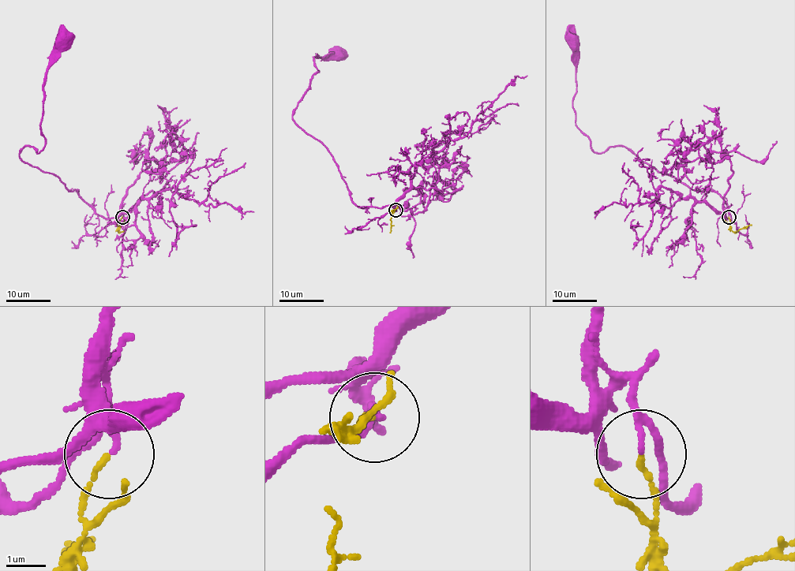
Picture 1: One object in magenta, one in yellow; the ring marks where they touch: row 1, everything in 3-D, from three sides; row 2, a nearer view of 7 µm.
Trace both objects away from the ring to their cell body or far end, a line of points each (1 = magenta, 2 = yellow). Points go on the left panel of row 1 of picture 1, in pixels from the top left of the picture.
1: (122, 217), (120, 209), (101, 217), (57, 176), (19, 157), (25, 146), (43, 148), (44, 73), (63, 40)
2: (122, 217), (119, 222), (118, 233), (117, 225)

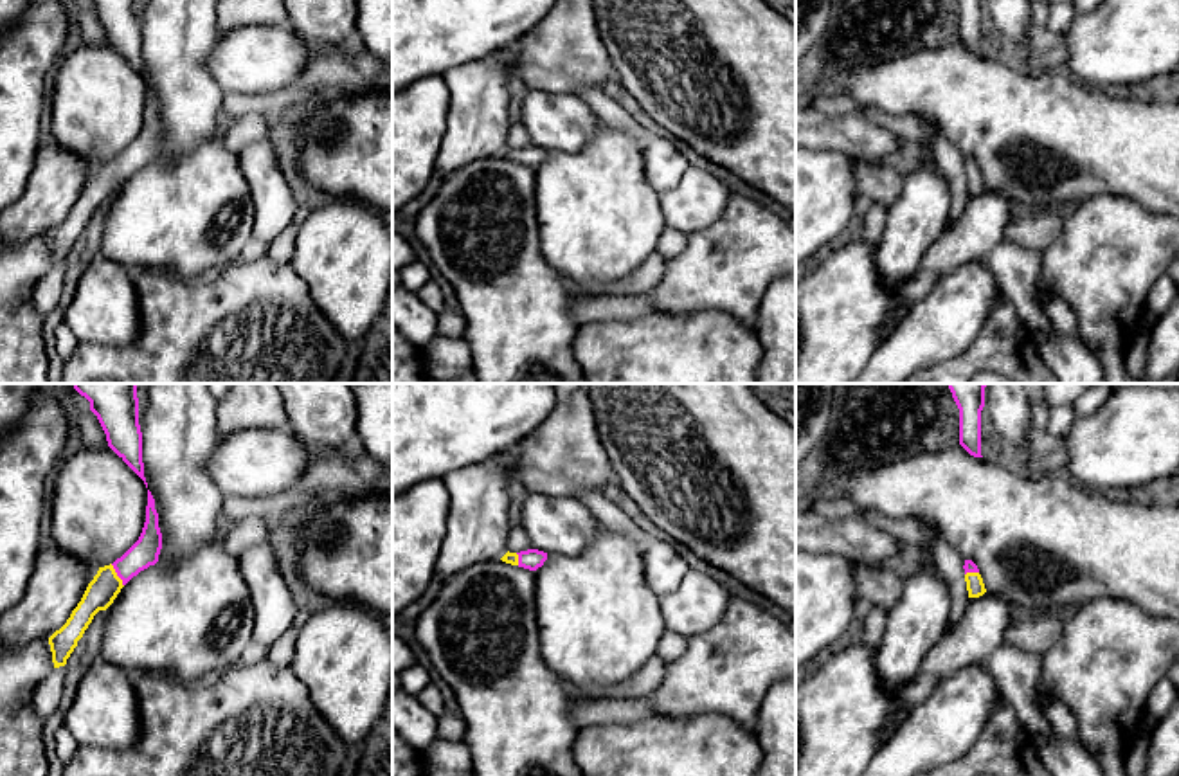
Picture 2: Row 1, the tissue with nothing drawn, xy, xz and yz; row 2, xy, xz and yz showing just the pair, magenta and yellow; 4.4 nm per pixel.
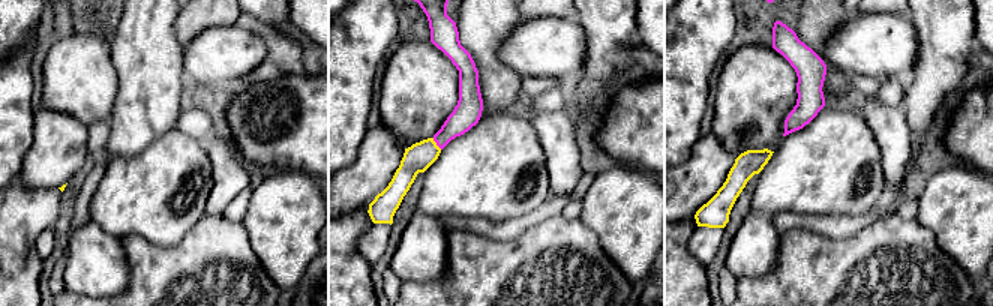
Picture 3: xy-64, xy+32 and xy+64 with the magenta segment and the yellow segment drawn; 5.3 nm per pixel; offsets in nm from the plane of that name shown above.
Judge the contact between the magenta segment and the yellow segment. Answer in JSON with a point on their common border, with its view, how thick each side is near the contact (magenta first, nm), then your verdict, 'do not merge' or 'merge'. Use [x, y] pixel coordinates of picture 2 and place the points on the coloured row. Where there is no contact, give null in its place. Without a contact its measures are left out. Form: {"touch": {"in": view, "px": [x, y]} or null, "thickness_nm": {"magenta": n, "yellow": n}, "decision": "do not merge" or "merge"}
{"touch": {"in": "xy", "px": [117, 575]}, "thickness_nm": {"magenta": 120, "yellow": 140}, "decision": "merge"}

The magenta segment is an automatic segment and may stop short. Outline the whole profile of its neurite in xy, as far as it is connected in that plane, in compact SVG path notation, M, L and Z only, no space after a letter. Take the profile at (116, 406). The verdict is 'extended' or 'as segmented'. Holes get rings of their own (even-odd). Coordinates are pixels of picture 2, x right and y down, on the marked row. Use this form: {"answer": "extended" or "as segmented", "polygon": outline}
{"answer": "as segmented", "polygon": "M74 383L74 389L90 402L90 411L97 416L97 420L106 434L108 447L144 481L144 484L148 488L148 483L144 477L144 463L142 463L142 432L140 432L140 425L139 425L137 383Z"}

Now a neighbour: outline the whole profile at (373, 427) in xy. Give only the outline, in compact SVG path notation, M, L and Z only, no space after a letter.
M353 383L356 443L378 463L392 468L392 383Z

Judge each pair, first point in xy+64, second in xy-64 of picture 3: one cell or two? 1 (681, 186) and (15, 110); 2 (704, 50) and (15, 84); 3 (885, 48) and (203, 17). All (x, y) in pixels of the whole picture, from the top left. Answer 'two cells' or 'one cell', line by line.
1: two cells
2: one cell
3: two cells

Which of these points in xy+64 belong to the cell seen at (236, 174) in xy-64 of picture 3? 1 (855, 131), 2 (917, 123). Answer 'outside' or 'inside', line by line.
1: outside
2: outside

